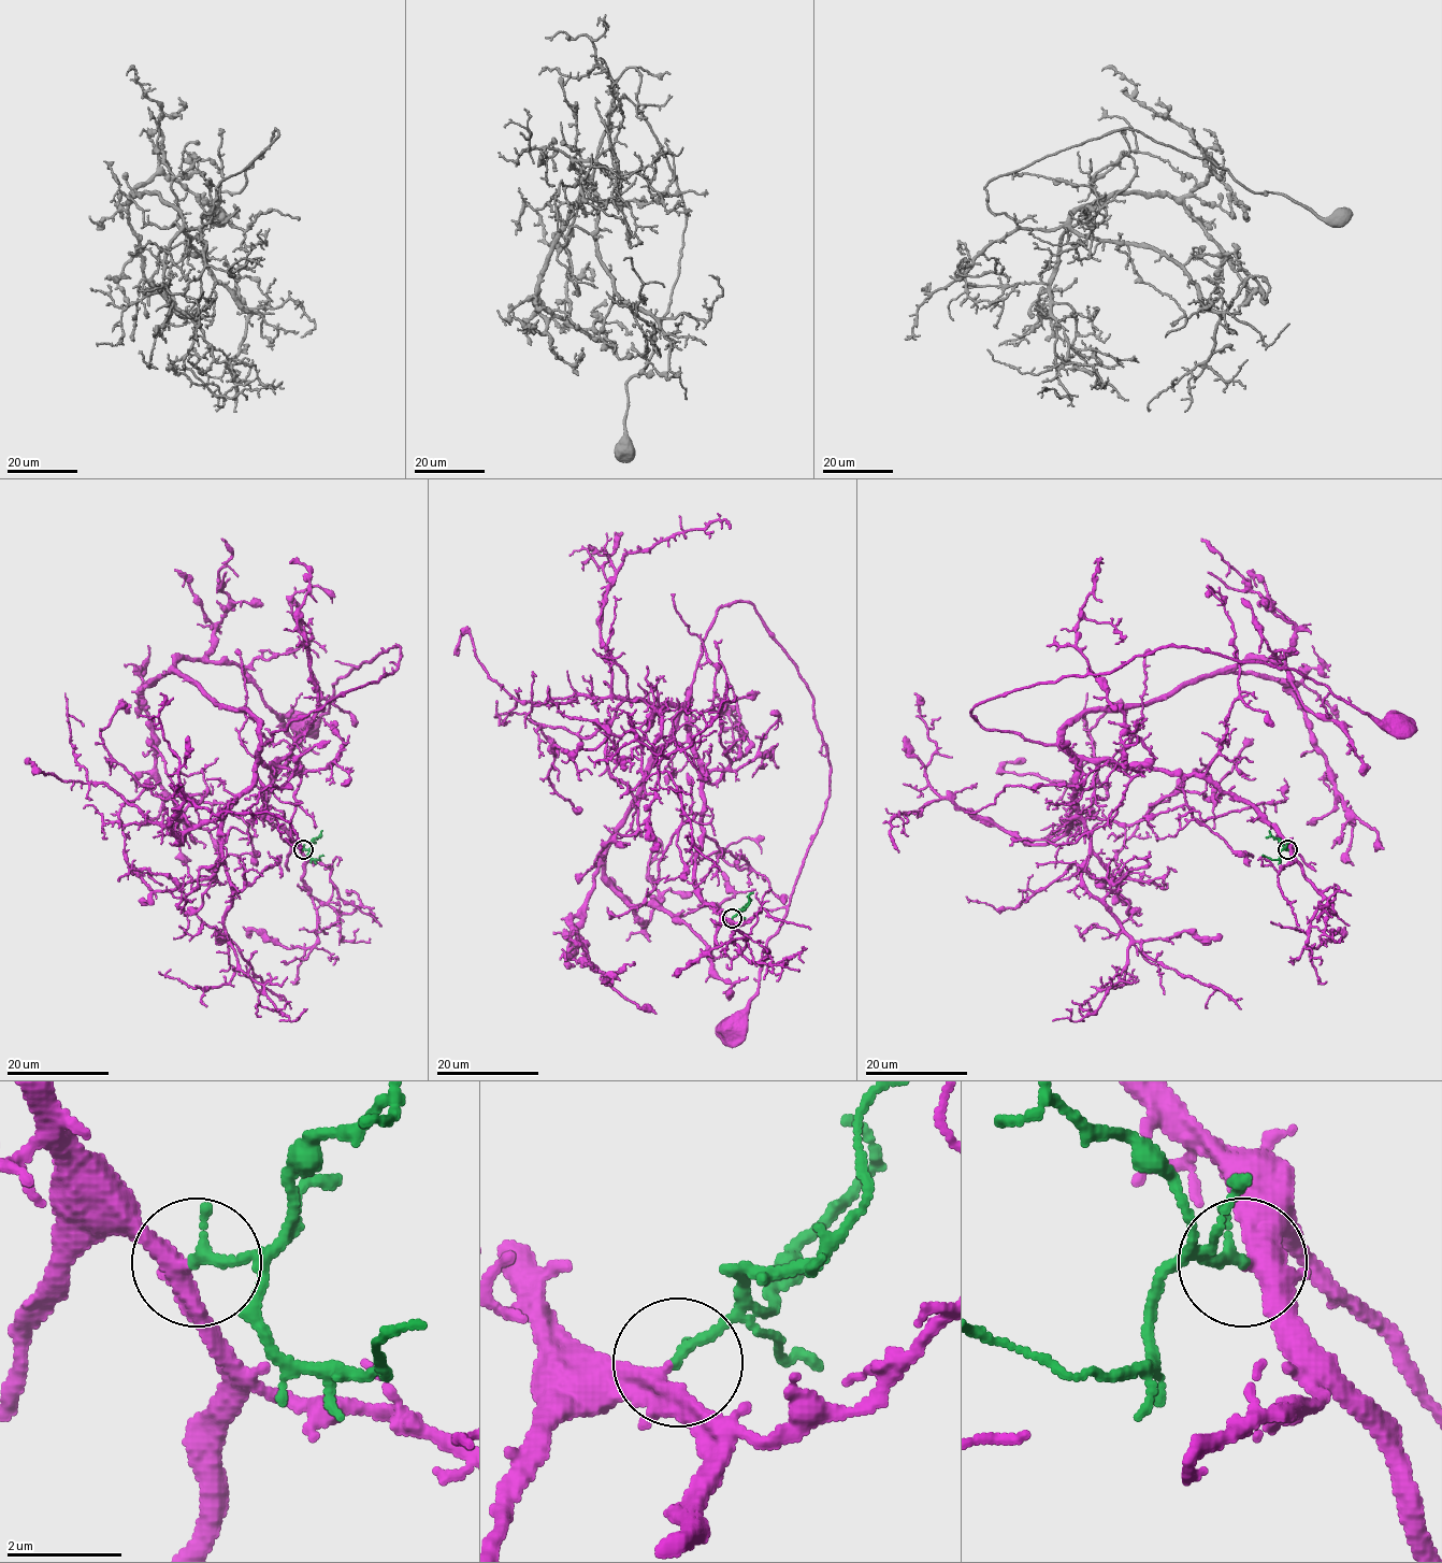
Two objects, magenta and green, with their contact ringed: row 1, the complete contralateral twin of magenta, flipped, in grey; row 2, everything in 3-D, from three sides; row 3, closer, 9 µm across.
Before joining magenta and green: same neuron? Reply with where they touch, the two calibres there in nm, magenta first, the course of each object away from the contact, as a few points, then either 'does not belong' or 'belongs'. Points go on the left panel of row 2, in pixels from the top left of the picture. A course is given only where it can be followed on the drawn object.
place (303, 849); calibres 340 and 200 nm; course magenta (302, 850), (271, 821), (274, 769), (258, 749), (391, 673), (401, 648), (334, 683), (305, 727); course green (303, 850), (308, 850), (314, 859), (323, 855); belongs

